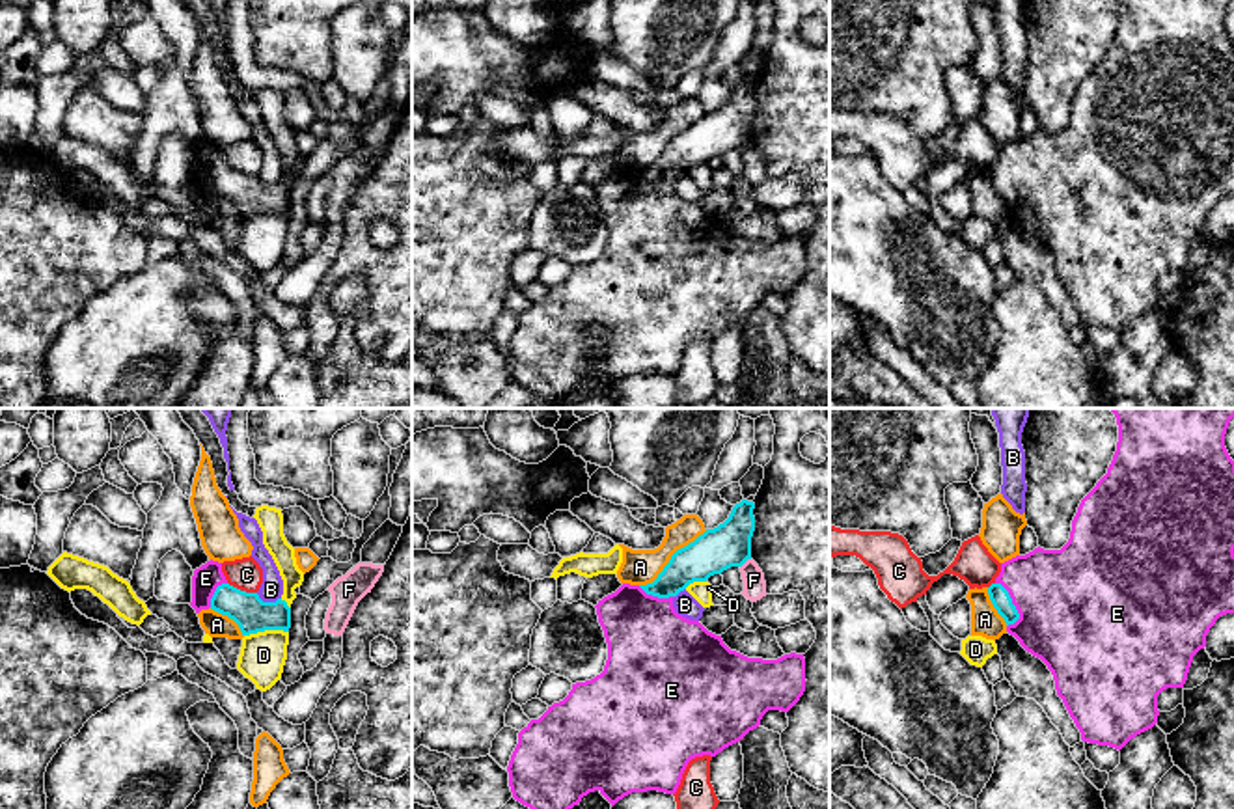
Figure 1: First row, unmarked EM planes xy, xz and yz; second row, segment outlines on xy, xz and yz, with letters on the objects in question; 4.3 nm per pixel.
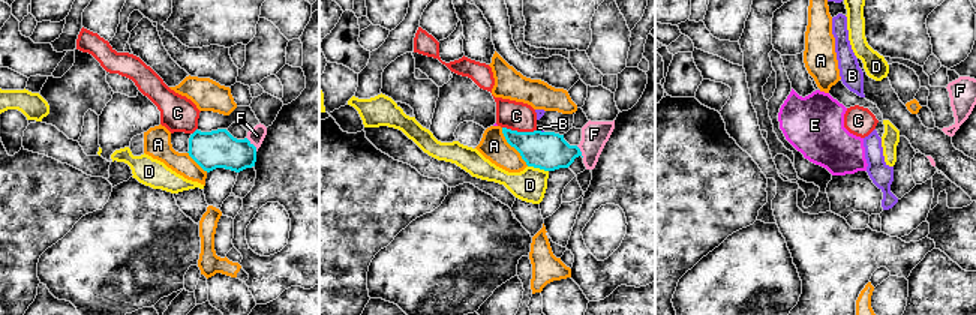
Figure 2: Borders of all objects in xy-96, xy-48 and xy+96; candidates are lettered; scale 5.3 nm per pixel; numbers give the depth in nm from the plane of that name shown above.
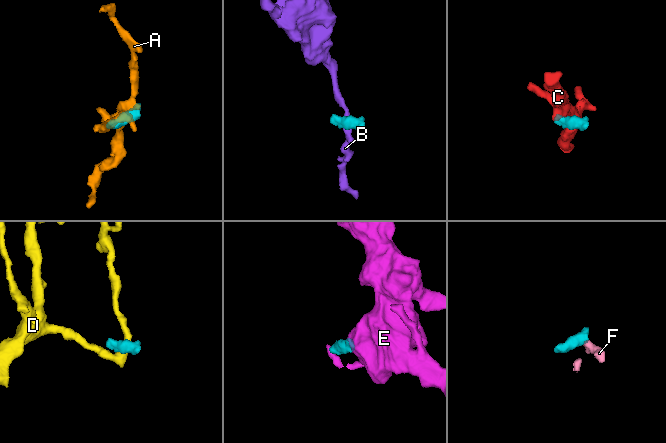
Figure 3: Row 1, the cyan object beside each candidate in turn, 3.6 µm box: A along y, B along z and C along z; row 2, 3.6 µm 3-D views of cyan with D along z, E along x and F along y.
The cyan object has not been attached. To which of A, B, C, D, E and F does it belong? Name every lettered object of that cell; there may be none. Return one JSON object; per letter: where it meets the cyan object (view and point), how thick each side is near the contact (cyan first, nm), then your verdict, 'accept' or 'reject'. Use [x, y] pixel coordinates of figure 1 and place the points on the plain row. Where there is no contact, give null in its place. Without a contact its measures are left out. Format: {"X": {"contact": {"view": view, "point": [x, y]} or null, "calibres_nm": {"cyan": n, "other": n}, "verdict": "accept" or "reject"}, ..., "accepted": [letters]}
{"A": {"contact": {"view": "xz", "point": [671, 140]}, "calibres_nm": {"cyan": 190, "other": 160}, "verdict": "reject"}, "B": {"contact": {"view": "xy", "point": [269, 185]}, "calibres_nm": {"cyan": 150, "other": 100}, "verdict": "reject"}, "C": {"contact": {"view": "xy", "point": [243, 174]}, "calibres_nm": {"cyan": 150, "other": 140}, "verdict": "reject"}, "D": {"contact": {"view": "xy", "point": [265, 211]}, "calibres_nm": {"cyan": 150, "other": 200}, "verdict": "reject"}, "E": {"contact": {"view": "yz", "point": [1013, 187]}, "calibres_nm": {"cyan": 90, "other": 460}, "verdict": "accept"}, "F": {"contact": {"view": "xz", "point": [744, 144]}, "calibres_nm": {"cyan": 190, "other": 100}, "verdict": "reject"}, "accepted": ["E"]}

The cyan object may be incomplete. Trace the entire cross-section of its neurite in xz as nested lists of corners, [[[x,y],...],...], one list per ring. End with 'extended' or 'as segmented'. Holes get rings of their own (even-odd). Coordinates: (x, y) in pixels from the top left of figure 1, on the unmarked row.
[[[742,82],[723,106],[677,132],[652,166],[623,166],[598,183],[595,190],[608,226],[604,254],[572,267],[563,283],[518,315],[507,349],[516,384],[552,403],[595,373],[611,390],[632,375],[675,377],[692,341],[716,339],[757,311],[768,293],[788,295],[800,283],[807,265],[803,237],[747,240],[673,190],[673,181],[690,166],[751,142],[753,91],[753,84]]] | extended

